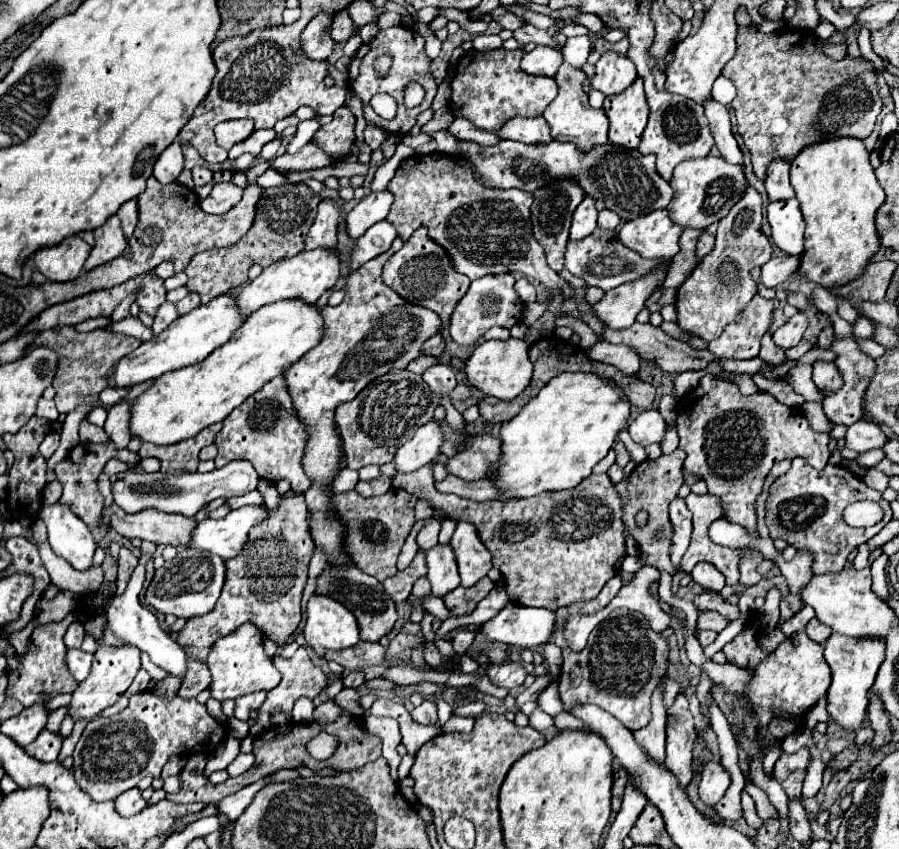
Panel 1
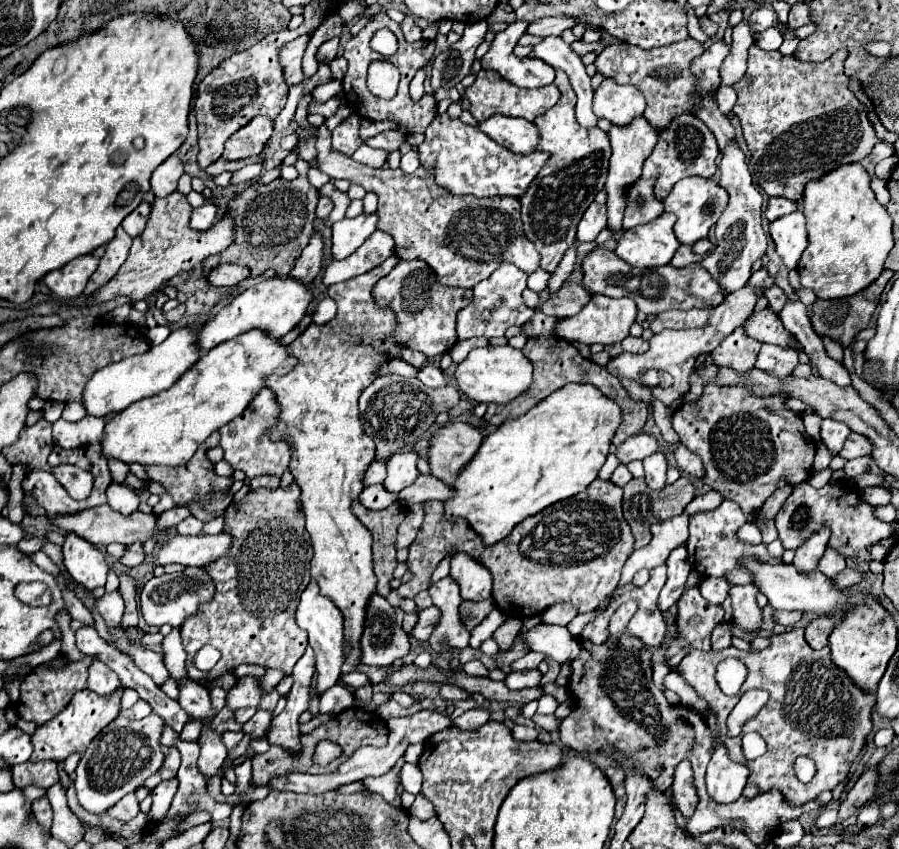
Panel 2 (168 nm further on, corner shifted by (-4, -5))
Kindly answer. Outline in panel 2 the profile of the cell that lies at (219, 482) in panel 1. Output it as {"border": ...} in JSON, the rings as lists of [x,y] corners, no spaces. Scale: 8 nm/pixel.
{"border":[[[112,482],[110,486],[108,486],[108,504],[114,508],[114,510],[118,510],[120,514],[132,514],[132,512],[136,512],[138,510],[138,504],[140,504],[140,494],[134,490],[134,488],[130,488],[130,486],[126,486],[126,484],[116,484],[116,482]]]}

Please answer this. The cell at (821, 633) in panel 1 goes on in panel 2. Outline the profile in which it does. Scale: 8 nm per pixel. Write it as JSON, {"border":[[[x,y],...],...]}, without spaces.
{"border":[[[822,616],[822,618],[812,620],[806,626],[806,642],[814,650],[820,650],[820,648],[828,646],[828,638],[830,638],[834,626],[836,626],[836,620],[834,618],[828,618],[828,616]]]}

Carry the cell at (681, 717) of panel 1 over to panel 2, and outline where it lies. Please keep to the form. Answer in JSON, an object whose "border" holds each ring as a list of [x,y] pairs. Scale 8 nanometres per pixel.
{"border":[[[682,760],[676,770],[674,770],[674,782],[672,782],[672,794],[676,806],[682,810],[684,816],[692,816],[696,804],[698,804],[698,794],[694,786],[694,776],[692,776],[692,766],[690,762]]]}

